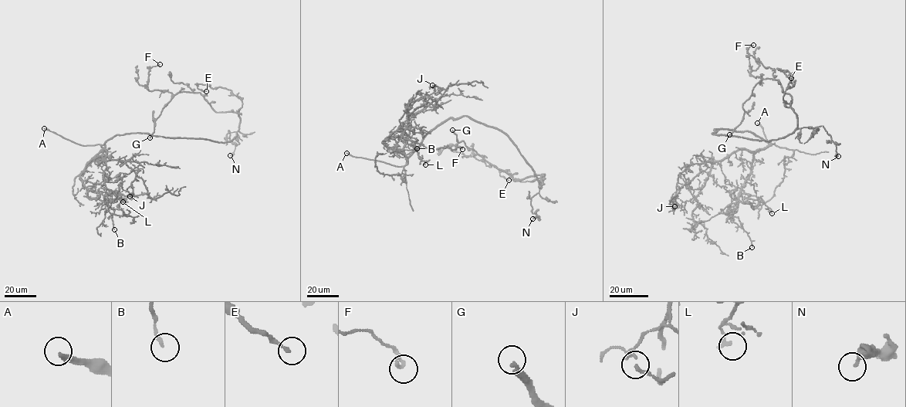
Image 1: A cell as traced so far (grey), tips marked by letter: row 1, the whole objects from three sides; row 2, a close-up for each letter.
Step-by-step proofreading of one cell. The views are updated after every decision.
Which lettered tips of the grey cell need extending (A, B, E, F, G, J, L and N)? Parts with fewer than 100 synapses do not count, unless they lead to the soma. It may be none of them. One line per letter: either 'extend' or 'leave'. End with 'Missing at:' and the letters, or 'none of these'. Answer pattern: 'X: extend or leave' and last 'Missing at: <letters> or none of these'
A: leave
B: leave
E: leave
F: leave
G: extend
J: leave
L: leave
N: leave
Missing at: G

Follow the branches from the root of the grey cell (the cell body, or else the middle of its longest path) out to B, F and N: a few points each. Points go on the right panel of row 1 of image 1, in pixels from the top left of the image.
B: (719, 134), (712, 133), (751, 131), (769, 144), (754, 154), (736, 207), (729, 212), (738, 217), (752, 247)
F: (719, 134), (771, 140), (797, 127), (779, 81), (759, 82), (750, 74), (753, 45)
N: (719, 134), (771, 140), (784, 137), (798, 128), (823, 126), (836, 144), (838, 156)

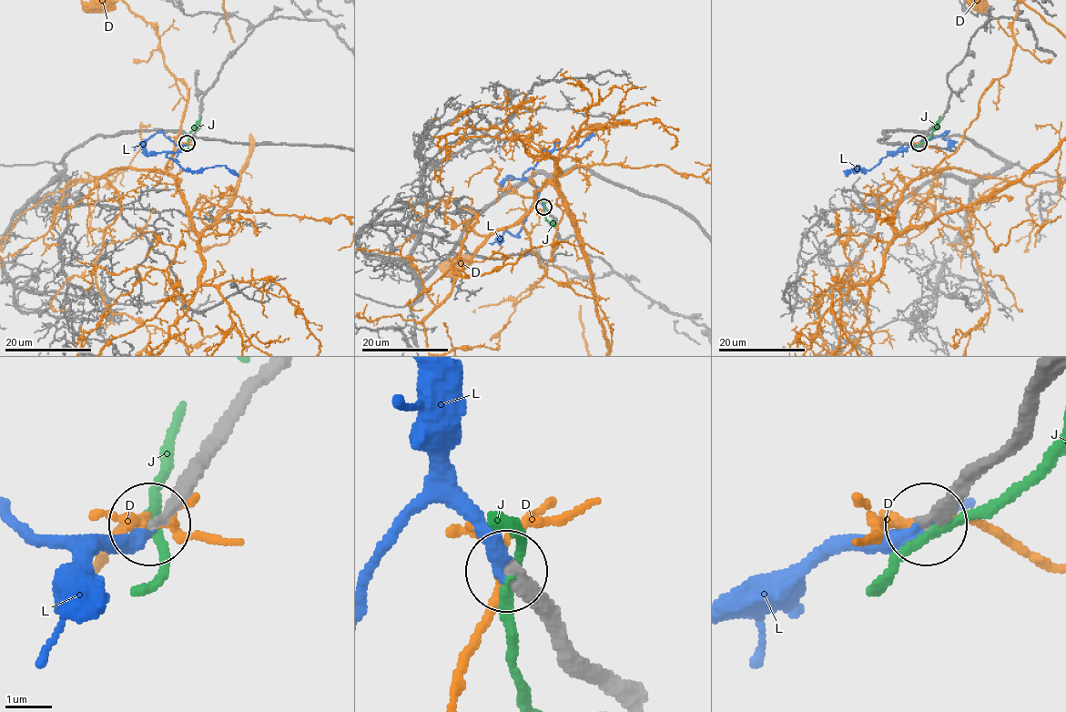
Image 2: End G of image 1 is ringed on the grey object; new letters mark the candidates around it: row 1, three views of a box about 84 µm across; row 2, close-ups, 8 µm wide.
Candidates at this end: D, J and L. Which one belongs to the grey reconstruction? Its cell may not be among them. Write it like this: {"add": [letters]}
{"add": ["L"]}

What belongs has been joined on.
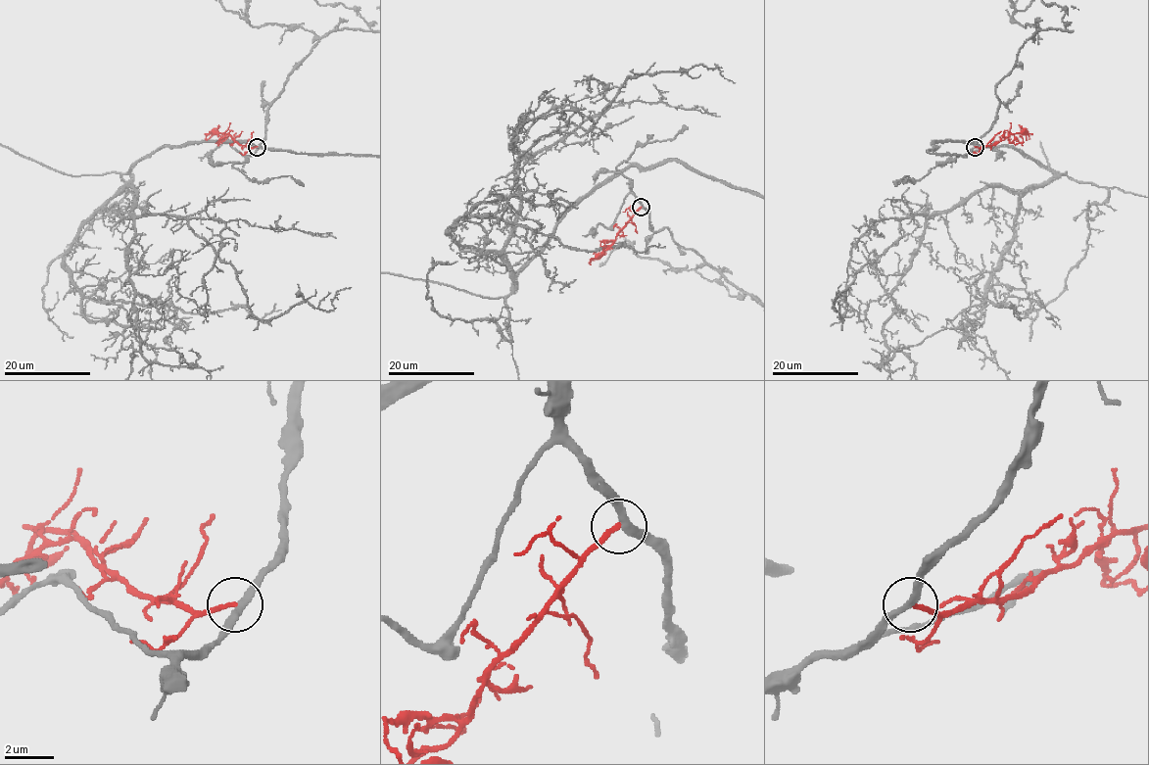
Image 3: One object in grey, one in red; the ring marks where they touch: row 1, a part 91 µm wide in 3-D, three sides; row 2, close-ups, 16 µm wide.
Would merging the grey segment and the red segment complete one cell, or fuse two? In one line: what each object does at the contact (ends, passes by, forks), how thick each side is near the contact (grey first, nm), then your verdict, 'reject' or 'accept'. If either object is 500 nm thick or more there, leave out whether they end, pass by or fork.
grey passes by | red ends | 280/200 nm | reject

